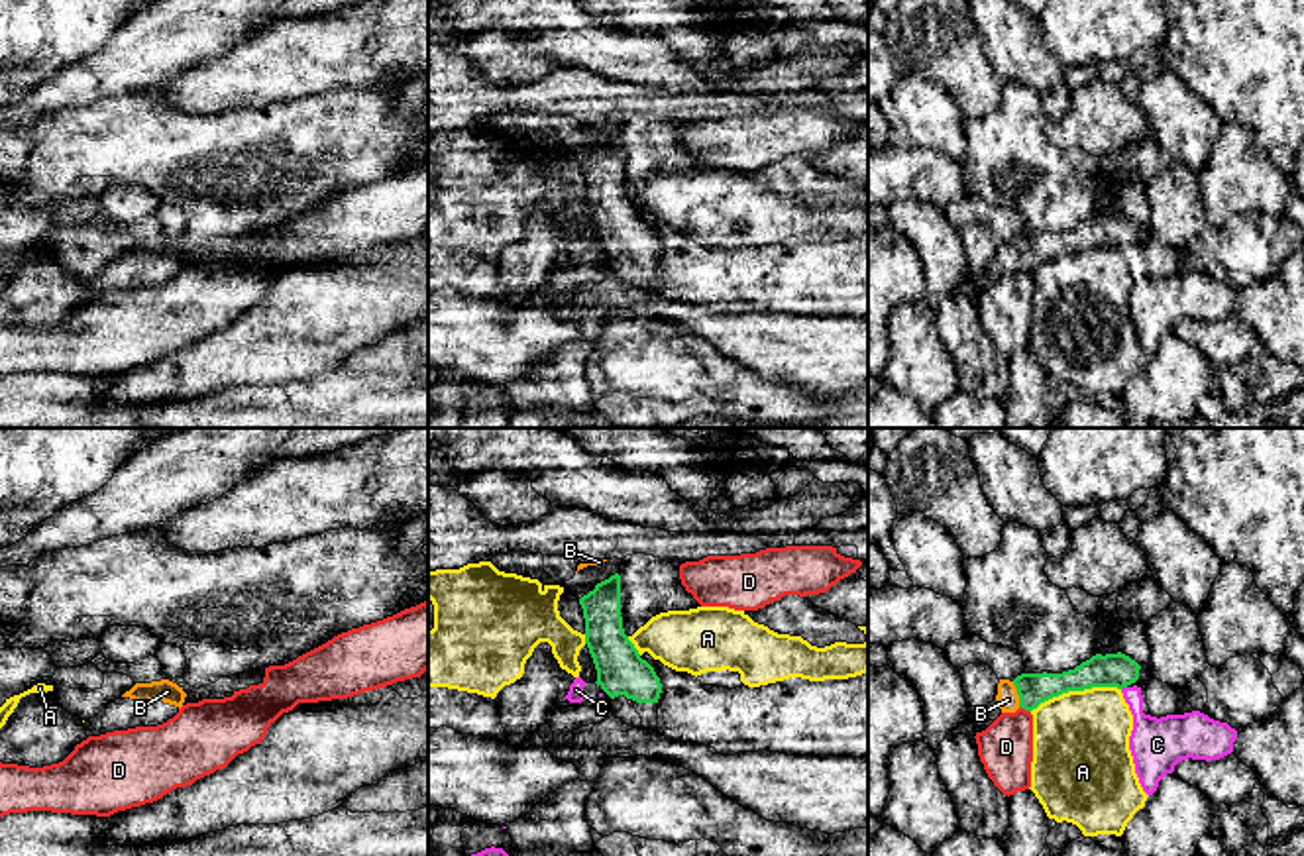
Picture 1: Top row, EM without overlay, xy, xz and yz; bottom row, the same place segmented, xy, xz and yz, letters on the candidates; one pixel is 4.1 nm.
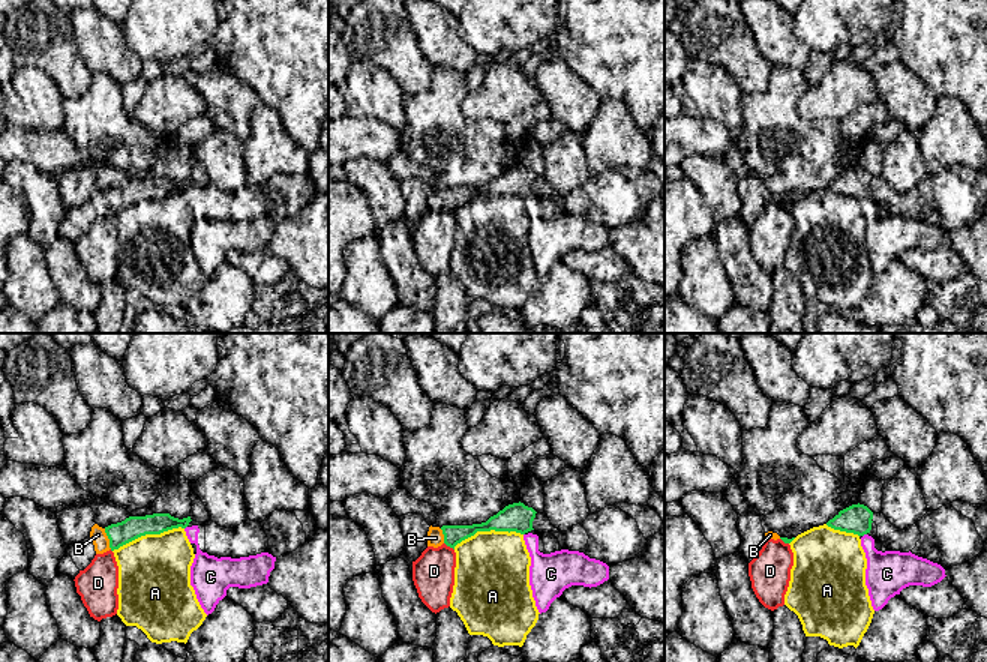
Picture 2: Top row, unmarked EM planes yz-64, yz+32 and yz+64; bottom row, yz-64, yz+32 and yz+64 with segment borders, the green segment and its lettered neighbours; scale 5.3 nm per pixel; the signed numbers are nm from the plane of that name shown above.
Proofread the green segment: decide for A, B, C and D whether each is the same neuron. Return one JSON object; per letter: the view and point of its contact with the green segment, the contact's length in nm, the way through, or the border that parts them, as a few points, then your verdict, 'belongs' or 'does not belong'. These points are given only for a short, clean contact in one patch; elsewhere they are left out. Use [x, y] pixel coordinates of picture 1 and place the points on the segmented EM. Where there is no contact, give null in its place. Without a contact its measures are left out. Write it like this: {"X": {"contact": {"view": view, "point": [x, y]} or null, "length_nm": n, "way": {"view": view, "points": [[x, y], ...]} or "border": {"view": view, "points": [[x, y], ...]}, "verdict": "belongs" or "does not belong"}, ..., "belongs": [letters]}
{"A": {"contact": {"view": "yz", "point": [1075, 690]}, "length_nm": 380, "verdict": "does not belong"}, "B": {"contact": {"view": "yz", "point": [1018, 694]}, "length_nm": 110, "way": {"view": "yz", "points": [[1033, 690], [1018, 694], [1008, 699]]}, "verdict": "belongs"}, "C": {"contact": {"view": "yz", "point": [1124, 686]}, "length_nm": 30, "border": {"view": "yz", "points": [[1126, 686], [1122, 690]]}, "verdict": "does not belong"}, "D": {"contact": {"view": "yz", "point": [1026, 709]}, "length_nm": 60, "border": {"view": "yz", "points": [[1020, 705], [1030, 713]]}, "verdict": "does not belong"}, "belongs": ["B"]}

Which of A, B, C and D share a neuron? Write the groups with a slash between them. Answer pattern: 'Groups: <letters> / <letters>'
Groups: A / B / C / D

